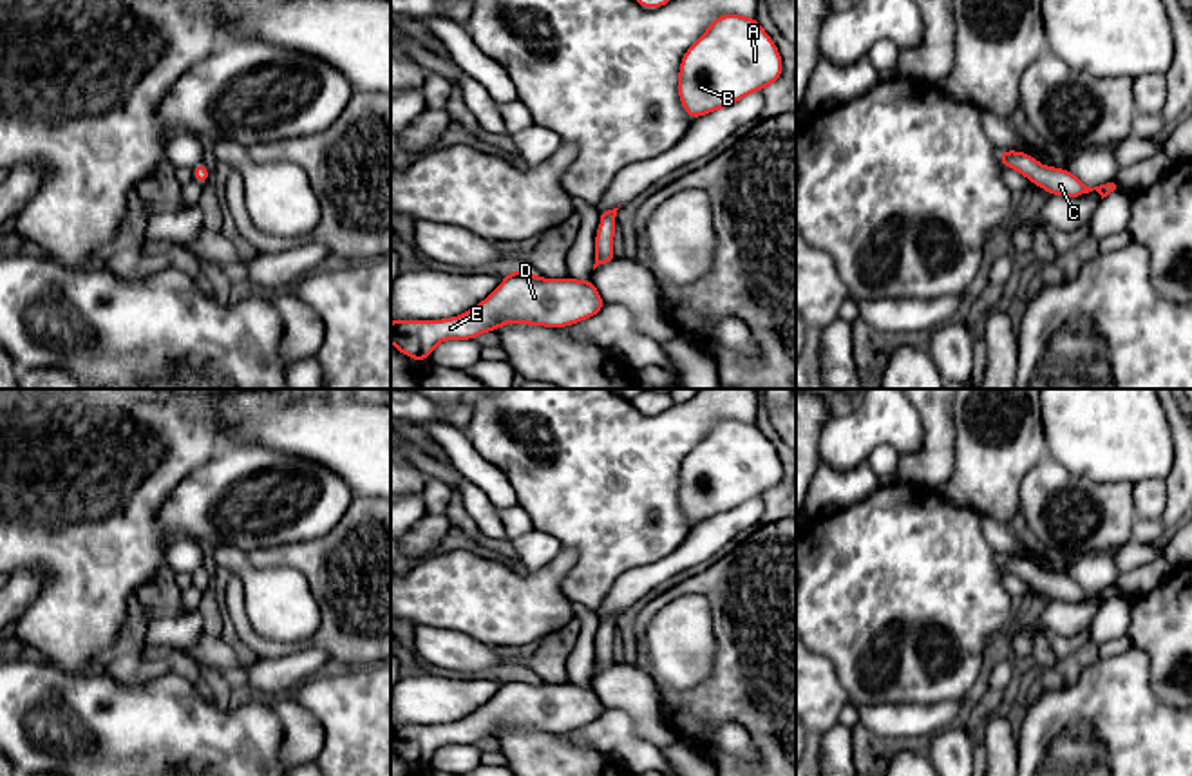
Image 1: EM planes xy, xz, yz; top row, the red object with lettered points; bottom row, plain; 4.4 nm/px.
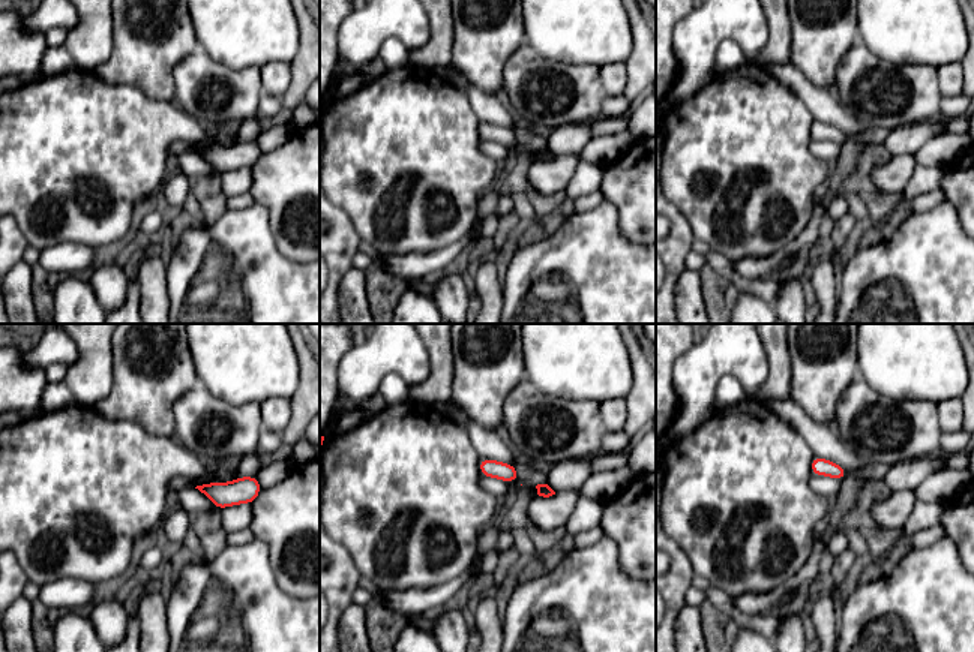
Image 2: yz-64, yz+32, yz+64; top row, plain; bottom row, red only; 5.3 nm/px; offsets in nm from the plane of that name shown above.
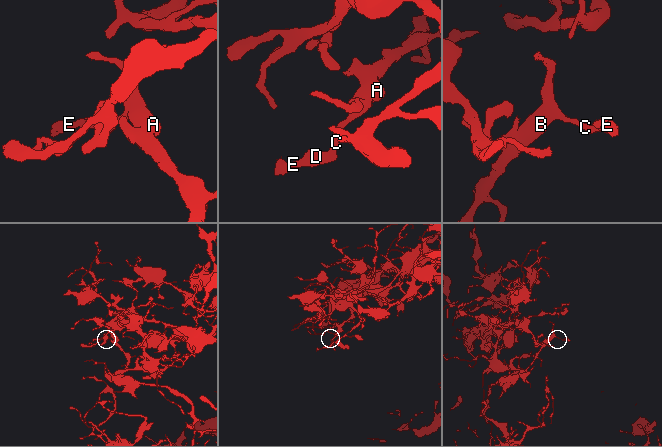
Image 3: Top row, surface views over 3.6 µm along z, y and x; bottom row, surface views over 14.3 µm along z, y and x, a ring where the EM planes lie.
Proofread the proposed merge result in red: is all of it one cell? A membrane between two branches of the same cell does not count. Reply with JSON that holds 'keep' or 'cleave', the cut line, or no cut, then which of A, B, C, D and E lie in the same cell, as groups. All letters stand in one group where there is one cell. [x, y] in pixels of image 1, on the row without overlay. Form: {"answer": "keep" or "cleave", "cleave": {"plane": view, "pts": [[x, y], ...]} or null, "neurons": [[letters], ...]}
{"answer": "keep", "cleave": null, "neurons": [["A", "B", "C", "D", "E"]]}

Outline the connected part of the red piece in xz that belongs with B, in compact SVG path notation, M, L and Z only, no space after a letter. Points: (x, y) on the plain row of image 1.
M727 418L680 465L678 505L691 525L722 516L783 479L780 456L756 423Z

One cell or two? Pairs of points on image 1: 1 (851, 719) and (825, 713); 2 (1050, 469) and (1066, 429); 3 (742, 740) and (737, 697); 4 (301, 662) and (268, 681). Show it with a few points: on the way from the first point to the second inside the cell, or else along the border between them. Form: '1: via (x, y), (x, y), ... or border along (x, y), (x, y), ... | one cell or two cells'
1: border along (849, 700), (836, 720) | two cells
2: border along (1050, 454), (1073, 474), (1089, 482) | two cells
3: border along (700, 744), (733, 724), (758, 757) | two cells
4: via (293, 670), (275, 677) | one cell

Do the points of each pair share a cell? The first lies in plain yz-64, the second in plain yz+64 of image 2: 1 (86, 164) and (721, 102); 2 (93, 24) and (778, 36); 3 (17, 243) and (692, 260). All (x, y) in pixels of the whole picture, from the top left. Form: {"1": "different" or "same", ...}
{"1": "same", "2": "same", "3": "different"}

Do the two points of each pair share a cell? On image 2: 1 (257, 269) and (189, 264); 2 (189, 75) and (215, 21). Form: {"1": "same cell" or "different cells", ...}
{"1": "same cell", "2": "different cells"}

